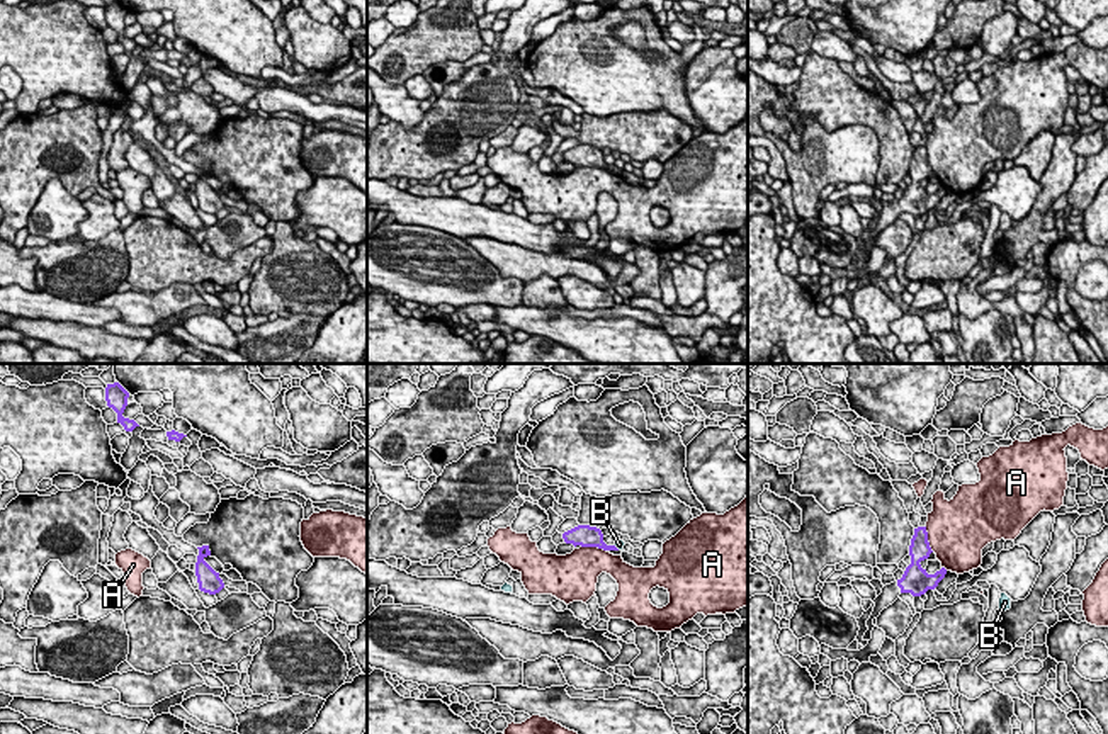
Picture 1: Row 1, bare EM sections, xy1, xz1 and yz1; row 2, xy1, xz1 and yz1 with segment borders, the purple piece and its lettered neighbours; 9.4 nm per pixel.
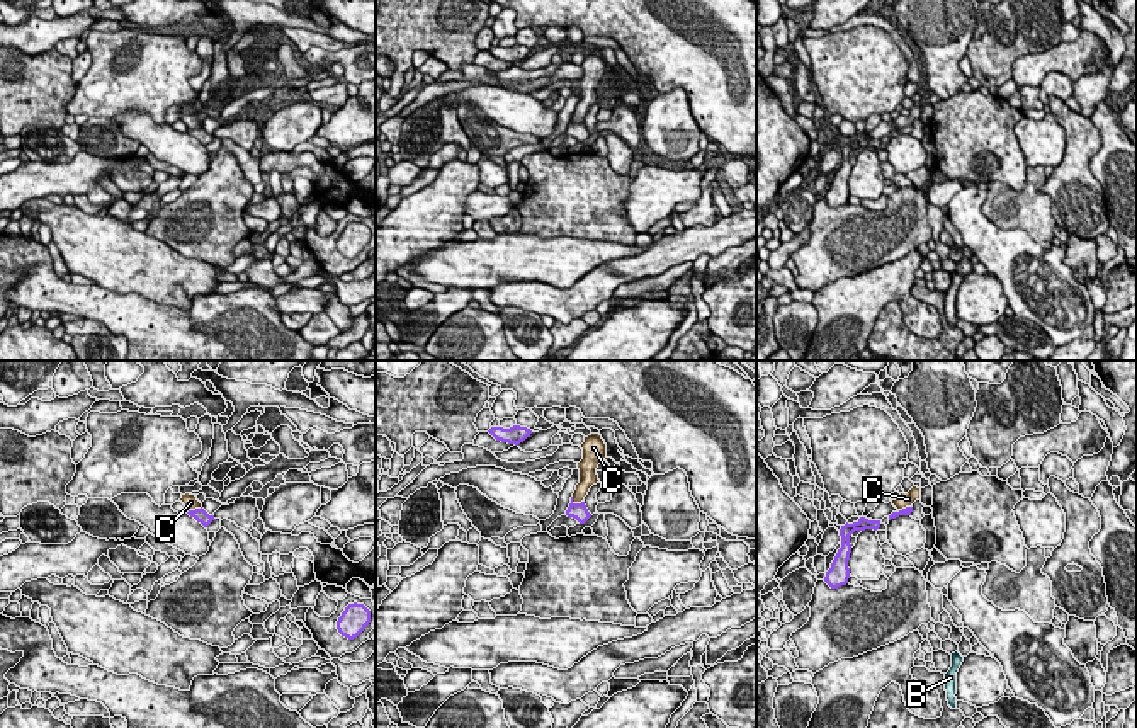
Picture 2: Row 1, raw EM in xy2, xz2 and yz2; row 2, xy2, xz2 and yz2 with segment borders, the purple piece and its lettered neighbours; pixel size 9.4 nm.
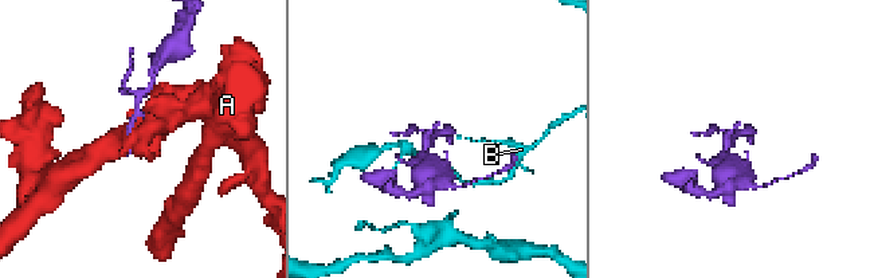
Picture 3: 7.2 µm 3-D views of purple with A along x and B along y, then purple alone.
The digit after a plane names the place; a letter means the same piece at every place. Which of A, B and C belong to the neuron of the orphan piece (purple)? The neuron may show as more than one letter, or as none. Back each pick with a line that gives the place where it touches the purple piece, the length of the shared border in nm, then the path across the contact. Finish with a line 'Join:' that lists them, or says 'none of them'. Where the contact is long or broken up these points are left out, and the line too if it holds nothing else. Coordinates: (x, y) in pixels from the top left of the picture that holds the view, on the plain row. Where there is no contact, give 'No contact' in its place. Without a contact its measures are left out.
Join: none of them

